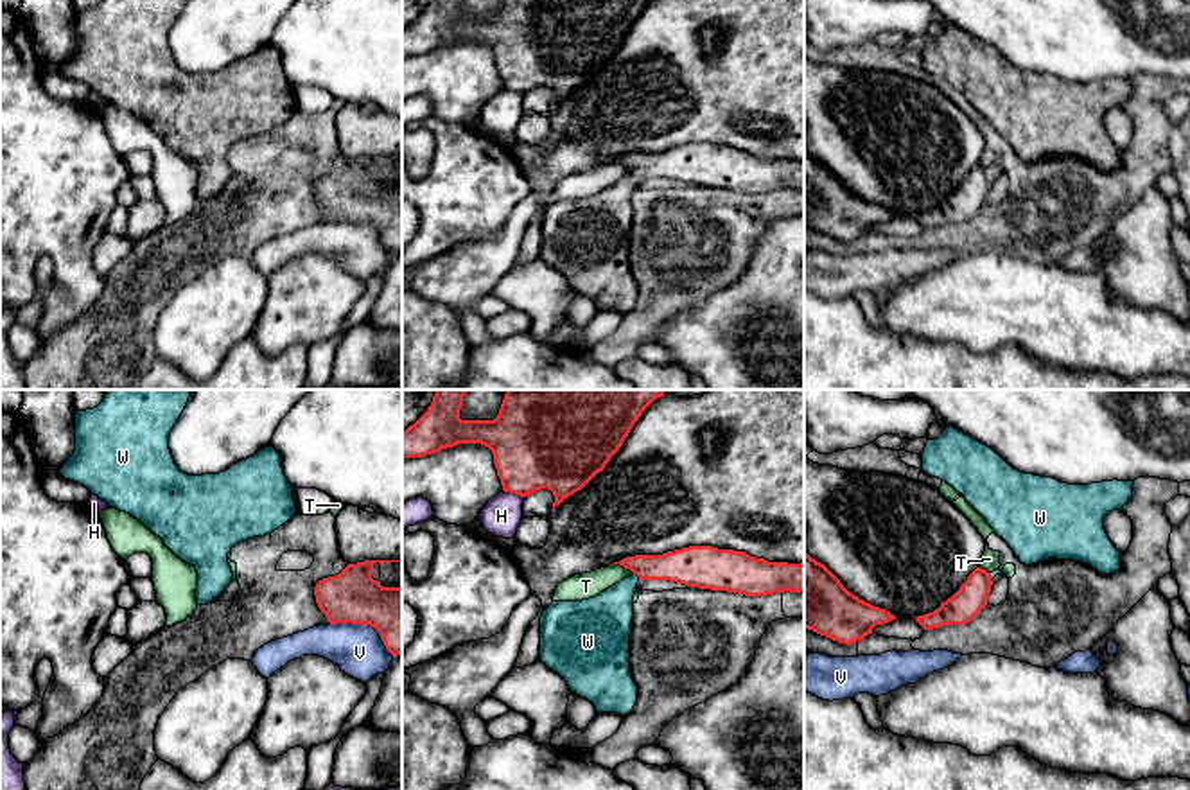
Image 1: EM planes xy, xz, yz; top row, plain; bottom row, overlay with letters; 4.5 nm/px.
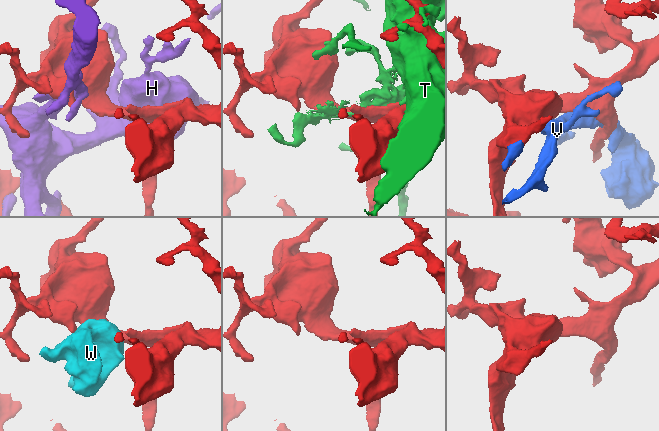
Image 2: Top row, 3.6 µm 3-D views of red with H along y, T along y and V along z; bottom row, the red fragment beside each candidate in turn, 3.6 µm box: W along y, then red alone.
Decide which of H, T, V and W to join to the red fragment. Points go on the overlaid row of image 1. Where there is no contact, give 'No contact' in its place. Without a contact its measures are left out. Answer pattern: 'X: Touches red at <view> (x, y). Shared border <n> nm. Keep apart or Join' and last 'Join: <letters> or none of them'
H: Touches red at xz (514, 492). Shared border 100 nm. Keep apart
T: Touches red at xz (623, 566). Shared border 120 nm. Keep apart
V: Touches red at xy (365, 623). Shared border 340 nm. Keep apart
W: Touches red at xz (638, 575). Shared border 40 nm. Join
Join: W

